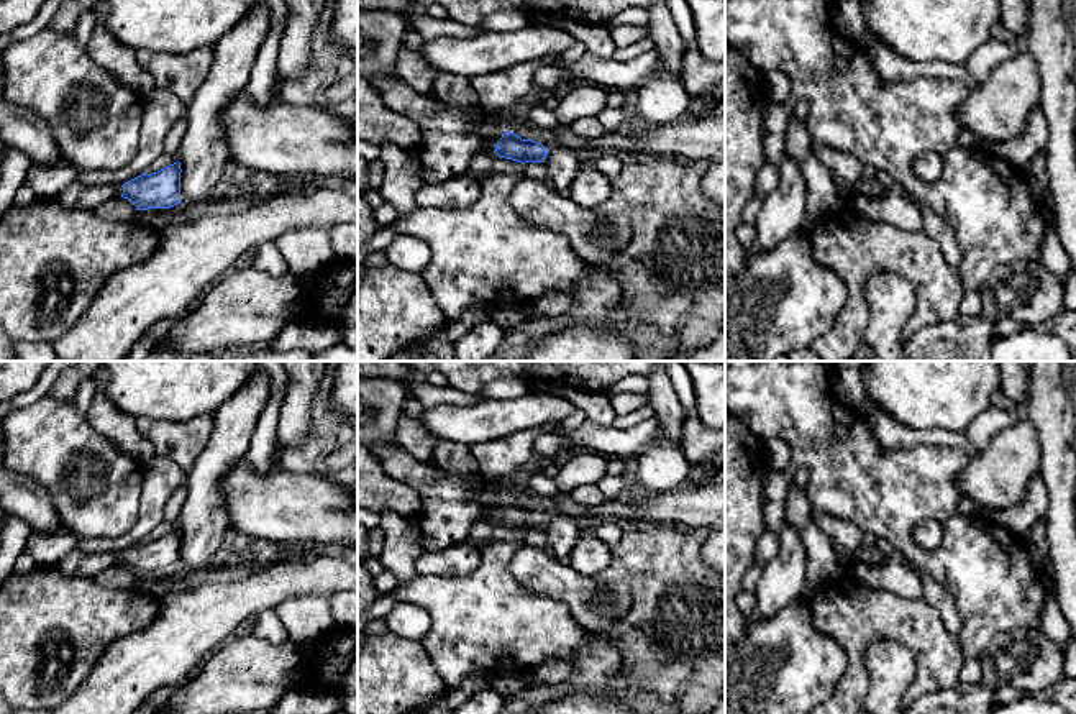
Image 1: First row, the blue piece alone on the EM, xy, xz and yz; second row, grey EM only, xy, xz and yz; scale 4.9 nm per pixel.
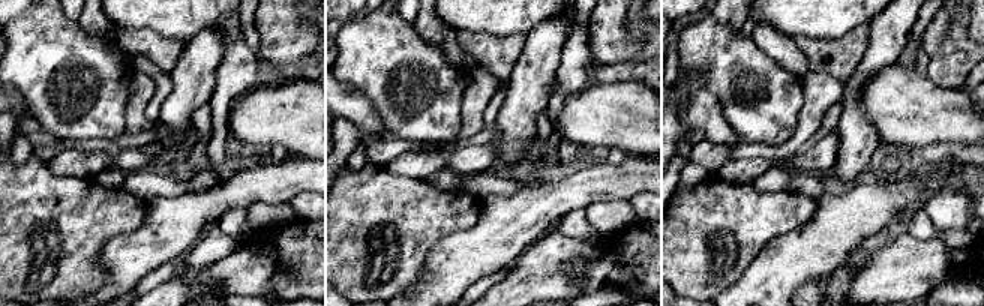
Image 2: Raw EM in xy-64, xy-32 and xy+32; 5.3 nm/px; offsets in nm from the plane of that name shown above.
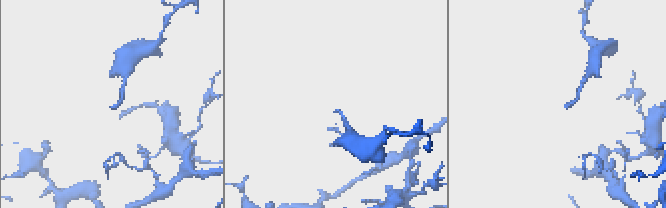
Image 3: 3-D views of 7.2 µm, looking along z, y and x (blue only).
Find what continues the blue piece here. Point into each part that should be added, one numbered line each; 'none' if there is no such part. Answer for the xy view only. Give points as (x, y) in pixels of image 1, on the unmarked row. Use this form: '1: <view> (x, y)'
1: xy (76, 563)

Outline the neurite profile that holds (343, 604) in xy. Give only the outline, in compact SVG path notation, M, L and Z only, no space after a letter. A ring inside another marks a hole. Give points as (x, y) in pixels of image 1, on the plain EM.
M338 591L328 602L335 627L358 627L358 591Z

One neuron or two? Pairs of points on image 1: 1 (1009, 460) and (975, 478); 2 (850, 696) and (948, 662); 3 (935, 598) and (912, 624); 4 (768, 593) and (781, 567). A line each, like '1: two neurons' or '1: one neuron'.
1: one neuron
2: one neuron
3: two neurons
4: one neuron

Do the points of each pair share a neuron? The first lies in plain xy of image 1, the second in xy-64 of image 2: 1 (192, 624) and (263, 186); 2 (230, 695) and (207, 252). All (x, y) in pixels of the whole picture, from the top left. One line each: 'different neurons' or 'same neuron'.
1: same neuron
2: same neuron

